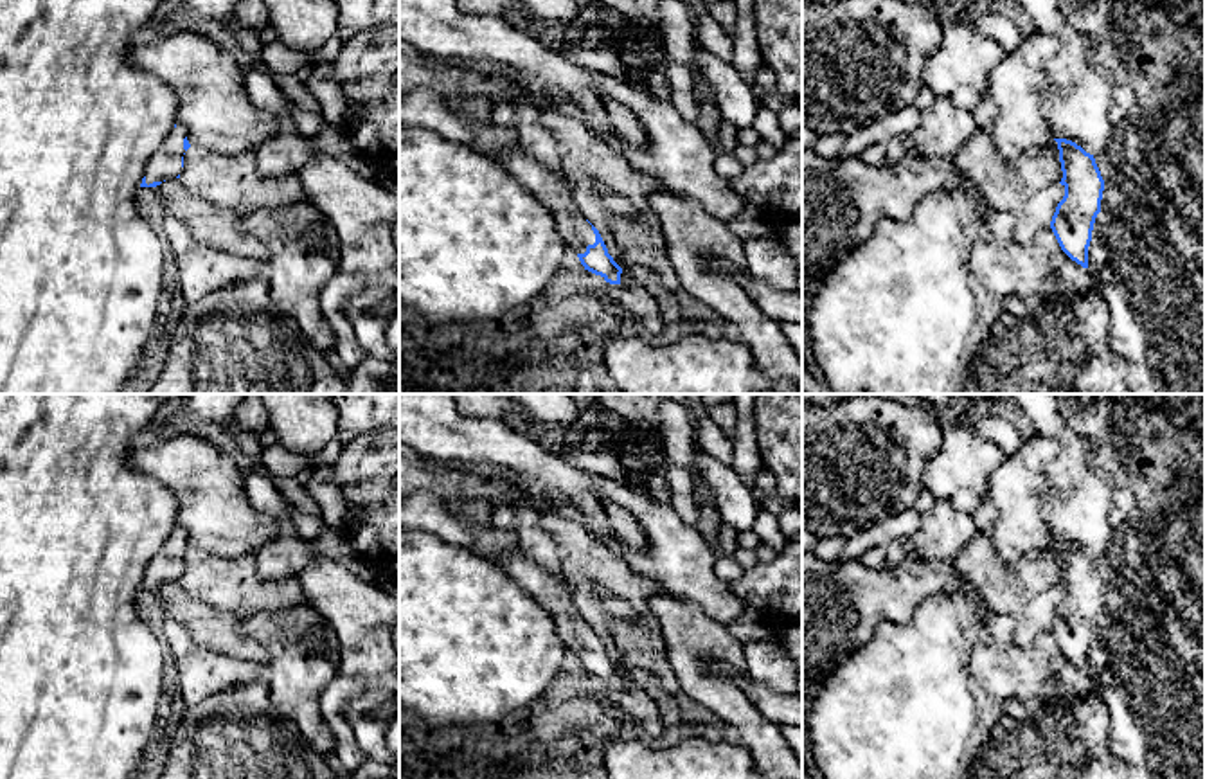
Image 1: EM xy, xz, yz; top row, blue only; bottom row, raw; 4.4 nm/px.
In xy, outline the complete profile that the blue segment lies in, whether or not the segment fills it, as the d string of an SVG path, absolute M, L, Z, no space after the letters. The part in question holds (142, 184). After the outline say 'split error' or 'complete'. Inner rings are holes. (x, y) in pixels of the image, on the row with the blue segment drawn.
M174 124L155 155L147 160L140 187L156 187L165 180L180 178L183 155L189 148L185 126Z | split error

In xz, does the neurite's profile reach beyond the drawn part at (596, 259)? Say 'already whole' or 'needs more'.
needs more

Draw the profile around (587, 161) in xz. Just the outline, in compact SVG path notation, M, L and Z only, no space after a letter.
M550 106L540 122L558 144L561 171L576 203L599 230L613 261L622 270L633 264L651 268L676 293L680 279L667 257L660 221L649 207L649 196L662 182L635 169L577 117ZM595 187L628 198L637 216L629 219L611 212Z

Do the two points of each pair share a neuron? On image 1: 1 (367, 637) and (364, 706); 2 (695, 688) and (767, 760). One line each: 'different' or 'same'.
1: same
2: same

